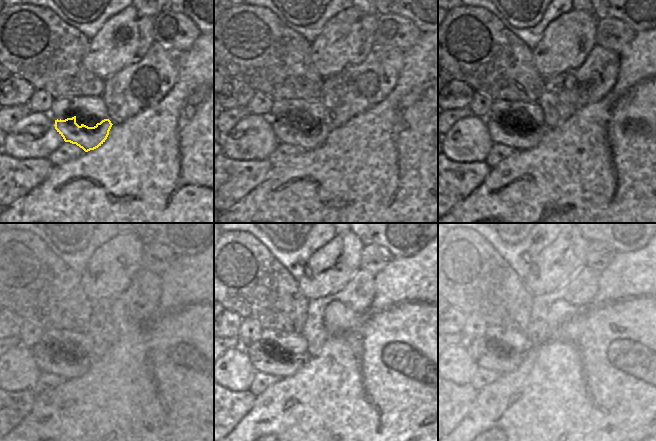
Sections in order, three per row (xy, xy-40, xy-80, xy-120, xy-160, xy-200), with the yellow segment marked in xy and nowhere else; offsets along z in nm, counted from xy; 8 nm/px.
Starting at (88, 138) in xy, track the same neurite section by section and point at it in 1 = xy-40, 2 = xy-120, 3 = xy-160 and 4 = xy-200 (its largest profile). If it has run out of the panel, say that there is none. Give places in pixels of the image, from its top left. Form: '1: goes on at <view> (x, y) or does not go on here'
1: goes on at xy-40 (296, 135)
2: goes on at xy-120 (64, 365)
3: goes on at xy-160 (261, 354)
4: goes on at xy-200 (484, 353)

